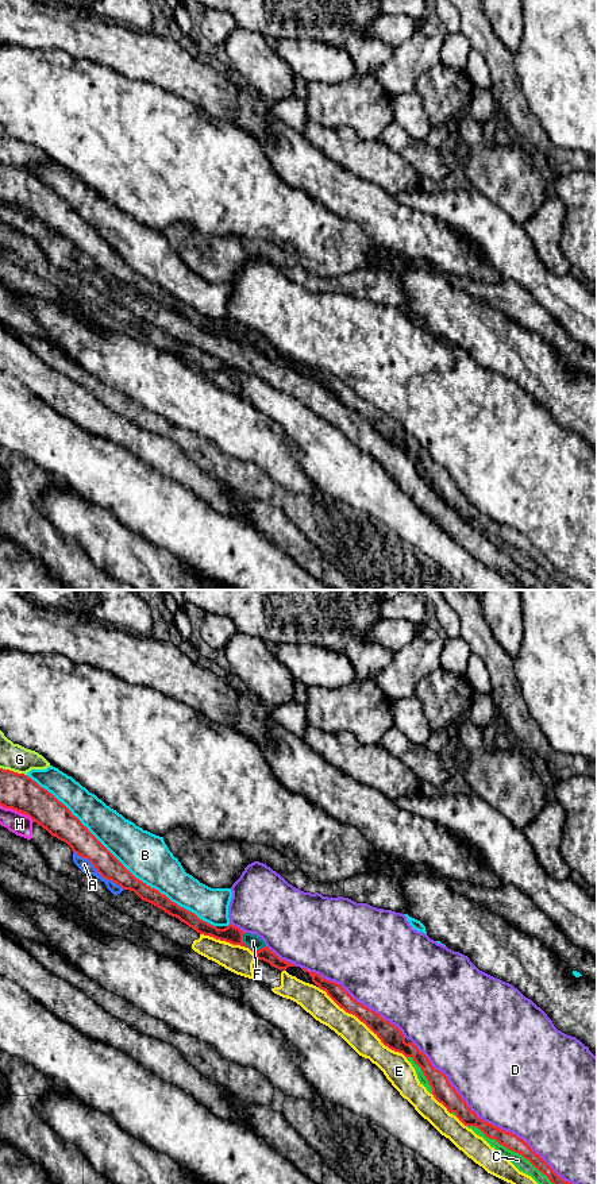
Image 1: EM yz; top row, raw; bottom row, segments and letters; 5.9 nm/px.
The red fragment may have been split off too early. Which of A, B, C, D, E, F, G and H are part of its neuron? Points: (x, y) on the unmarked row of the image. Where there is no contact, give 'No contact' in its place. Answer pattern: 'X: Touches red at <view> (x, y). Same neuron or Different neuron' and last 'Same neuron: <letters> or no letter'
A: Touches red at yz (97, 266). Different neuron
B: Touches red at yz (119, 257). Different neuron
C: Touches red at yz (517, 547). Different neuron
D: Touches red at yz (495, 521). Different neuron
E: Touches red at yz (362, 416). Different neuron
F: Touches red at yz (251, 344). Different neuron
G: Touches red at yz (12, 166). Different neuron
H: Touches red at yz (18, 205). Different neuron
Same neuron: no letter

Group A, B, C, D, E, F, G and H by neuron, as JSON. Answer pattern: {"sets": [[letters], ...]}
{"sets": [["A", "E", "H"], ["B"], ["C", "F"], ["D"], ["G"]]}

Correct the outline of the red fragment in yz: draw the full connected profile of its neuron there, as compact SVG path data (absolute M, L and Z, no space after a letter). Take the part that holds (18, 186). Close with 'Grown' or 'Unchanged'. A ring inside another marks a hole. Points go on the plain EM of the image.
M0 163L0 201L5 204L16 205L22 209L28 211L34 217L46 224L51 231L66 238L74 248L88 254L97 267L108 275L112 275L123 285L134 286L142 296L146 296L158 304L163 305L172 312L178 313L181 317L186 319L189 323L200 329L213 332L220 336L230 338L232 340L240 340L247 343L243 338L243 329L246 327L240 325L234 320L228 320L224 324L217 324L216 321L200 315L194 308L178 301L172 297L166 290L161 289L158 285L151 284L142 275L136 274L89 225L81 219L81 216L72 209L72 207L59 197L51 188L41 182L35 176L24 169L18 169L9 165Z. Unchanged

